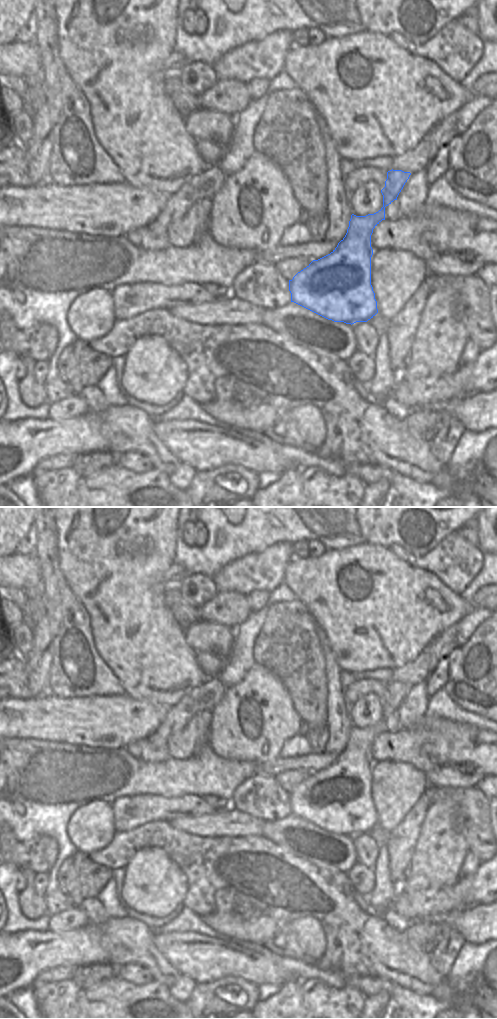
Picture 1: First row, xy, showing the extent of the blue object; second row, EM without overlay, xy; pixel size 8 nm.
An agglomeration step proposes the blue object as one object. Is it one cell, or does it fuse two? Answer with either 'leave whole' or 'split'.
leave whole

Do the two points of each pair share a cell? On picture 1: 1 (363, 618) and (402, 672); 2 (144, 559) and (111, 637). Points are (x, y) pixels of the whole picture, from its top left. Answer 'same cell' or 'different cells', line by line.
1: different cells
2: same cell

